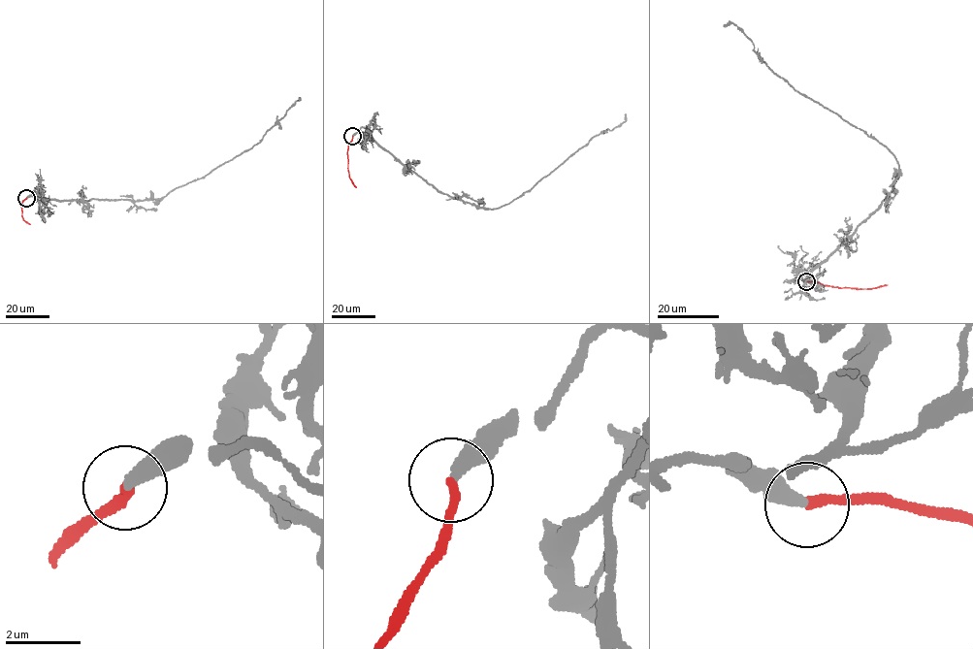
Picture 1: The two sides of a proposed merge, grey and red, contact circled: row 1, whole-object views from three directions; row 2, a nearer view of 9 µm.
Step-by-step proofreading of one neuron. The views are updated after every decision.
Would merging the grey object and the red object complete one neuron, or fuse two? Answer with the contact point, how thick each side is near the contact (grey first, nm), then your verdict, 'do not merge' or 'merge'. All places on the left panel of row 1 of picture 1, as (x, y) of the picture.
at (26, 198); 340 nm thick on the grey side, 240 nm on the other; merge

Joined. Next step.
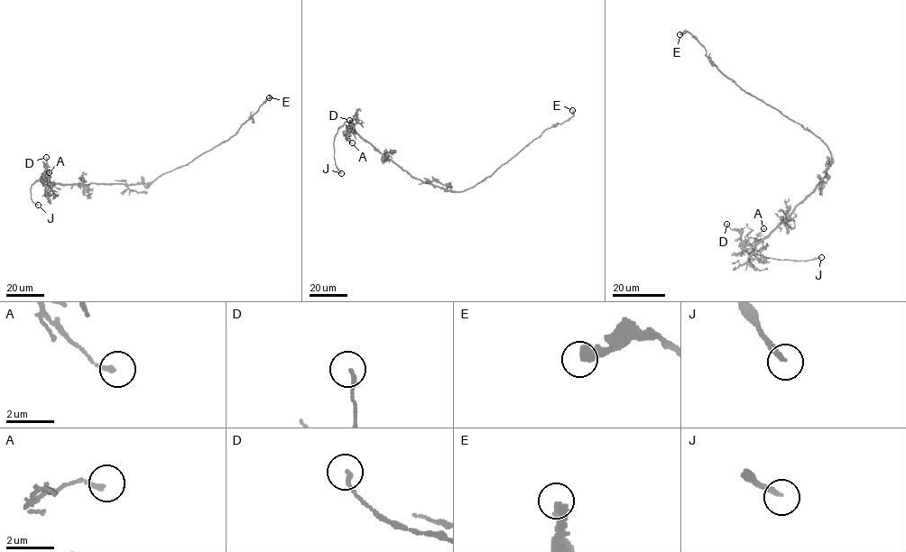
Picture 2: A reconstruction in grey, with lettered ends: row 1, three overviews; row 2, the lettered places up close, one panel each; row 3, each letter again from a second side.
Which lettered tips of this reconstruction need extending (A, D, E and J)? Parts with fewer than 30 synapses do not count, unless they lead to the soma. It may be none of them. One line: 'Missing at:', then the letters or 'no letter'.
Missing at: J

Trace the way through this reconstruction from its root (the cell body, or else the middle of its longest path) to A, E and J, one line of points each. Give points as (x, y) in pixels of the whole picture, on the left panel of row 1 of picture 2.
A: (140, 184), (54, 183), (46, 185), (41, 181), (41, 176), (49, 172)
E: (140, 184), (152, 183), (164, 173), (187, 165), (227, 141), (269, 97)
J: (140, 184), (64, 185), (38, 180), (30, 188), (32, 201), (38, 205)

